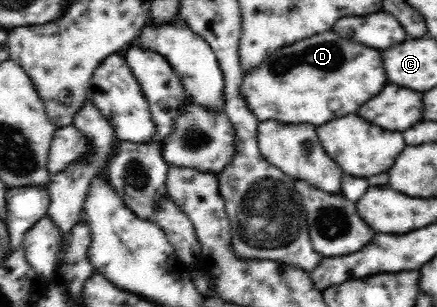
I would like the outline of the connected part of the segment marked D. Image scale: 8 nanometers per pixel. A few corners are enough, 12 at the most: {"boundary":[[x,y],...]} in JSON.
{"boundary":[[332,31],[245,75],[259,121],[319,126],[388,83],[383,53]]}

